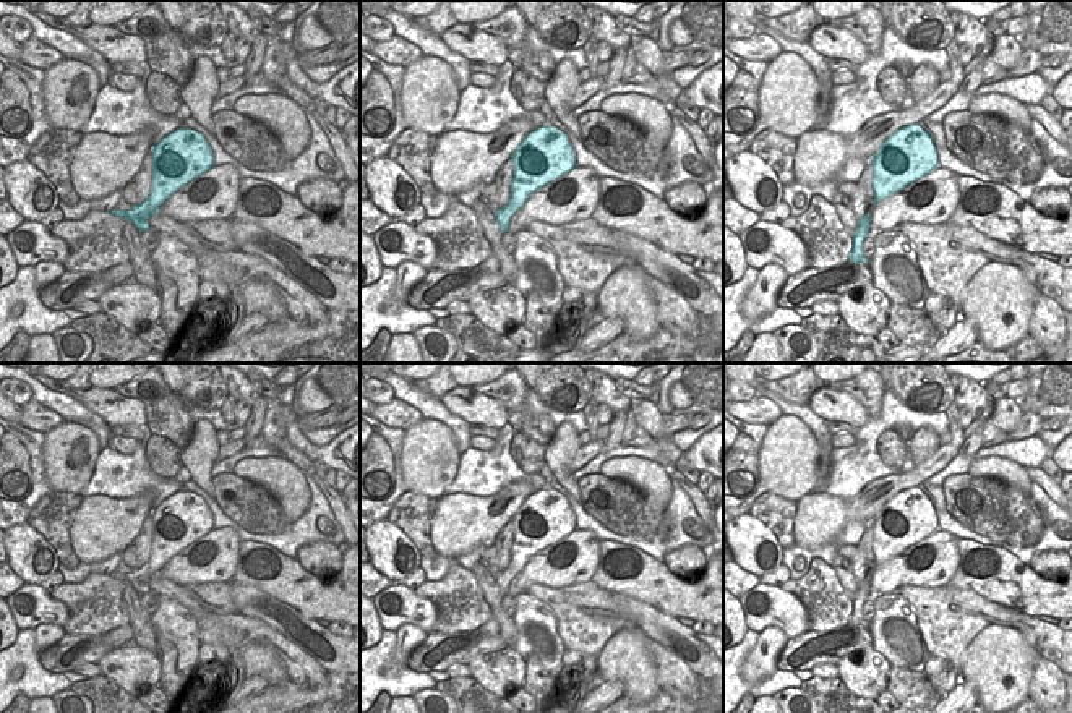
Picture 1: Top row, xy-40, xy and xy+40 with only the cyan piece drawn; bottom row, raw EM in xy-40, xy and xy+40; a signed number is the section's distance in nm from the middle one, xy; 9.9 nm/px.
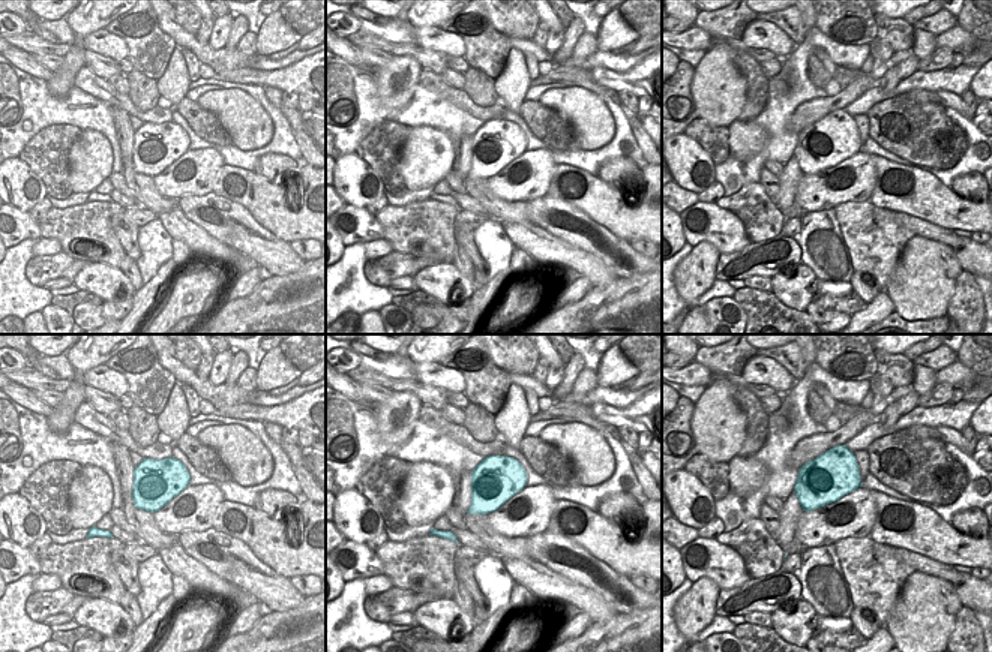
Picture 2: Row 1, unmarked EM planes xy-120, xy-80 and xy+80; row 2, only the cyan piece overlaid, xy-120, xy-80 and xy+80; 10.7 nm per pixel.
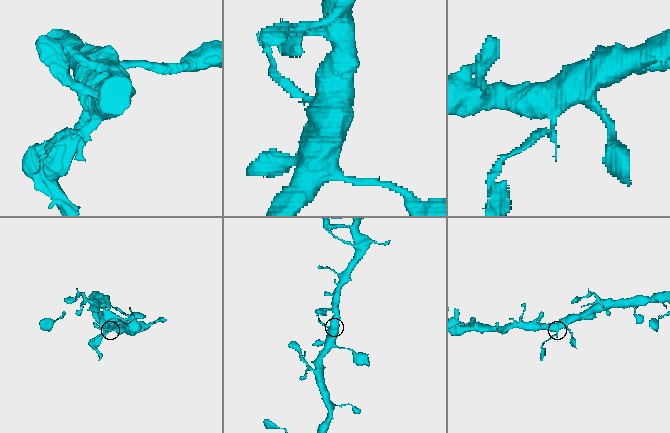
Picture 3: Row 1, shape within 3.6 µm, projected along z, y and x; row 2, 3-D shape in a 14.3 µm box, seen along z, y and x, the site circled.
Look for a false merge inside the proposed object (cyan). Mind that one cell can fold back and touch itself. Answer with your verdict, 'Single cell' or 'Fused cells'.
Fused cells.

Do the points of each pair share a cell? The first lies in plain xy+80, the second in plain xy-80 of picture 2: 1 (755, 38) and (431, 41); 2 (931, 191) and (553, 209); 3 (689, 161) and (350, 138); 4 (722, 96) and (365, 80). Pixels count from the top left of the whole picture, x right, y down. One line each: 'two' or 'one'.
1: one
2: two
3: two
4: two

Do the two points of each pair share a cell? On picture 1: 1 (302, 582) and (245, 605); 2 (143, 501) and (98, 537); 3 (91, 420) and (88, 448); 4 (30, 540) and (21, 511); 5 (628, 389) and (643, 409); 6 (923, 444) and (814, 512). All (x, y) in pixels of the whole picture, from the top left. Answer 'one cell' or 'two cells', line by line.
1: two cells
2: one cell
3: two cells
4: two cells
5: two cells
6: two cells

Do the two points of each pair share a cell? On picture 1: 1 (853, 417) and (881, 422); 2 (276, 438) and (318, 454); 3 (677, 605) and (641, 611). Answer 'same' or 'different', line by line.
1: different
2: different
3: different

